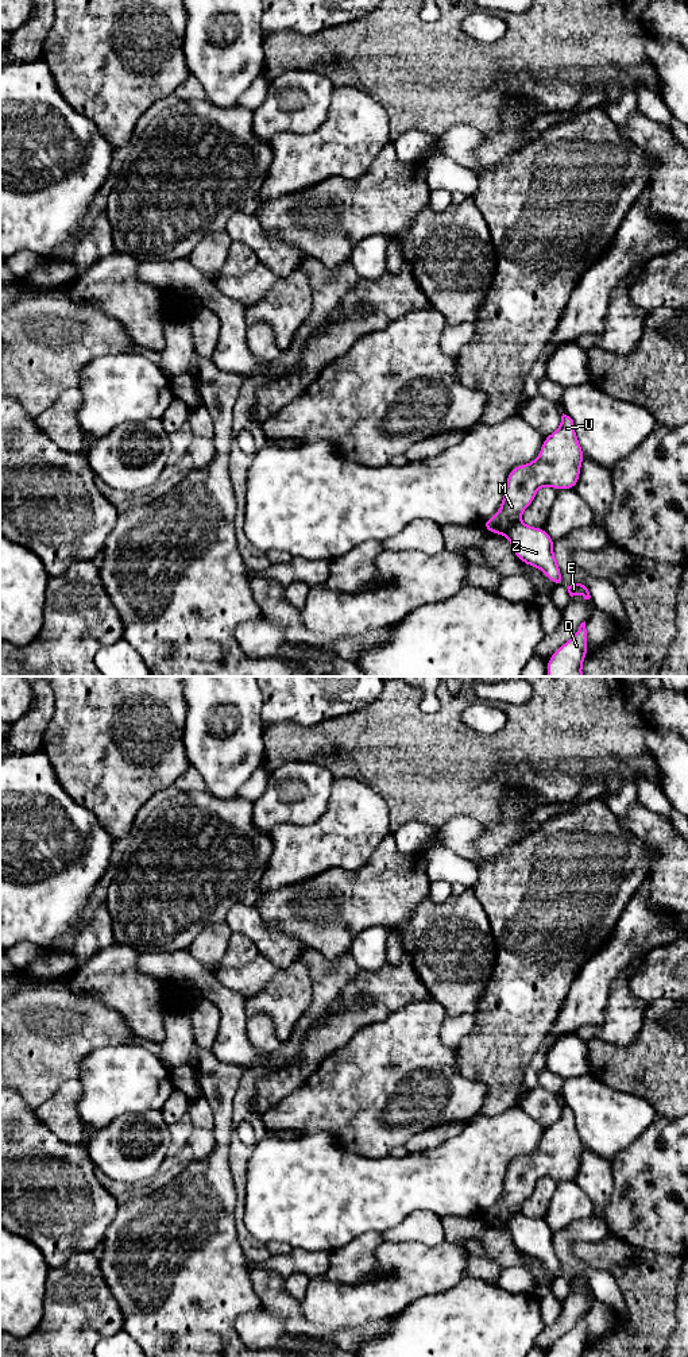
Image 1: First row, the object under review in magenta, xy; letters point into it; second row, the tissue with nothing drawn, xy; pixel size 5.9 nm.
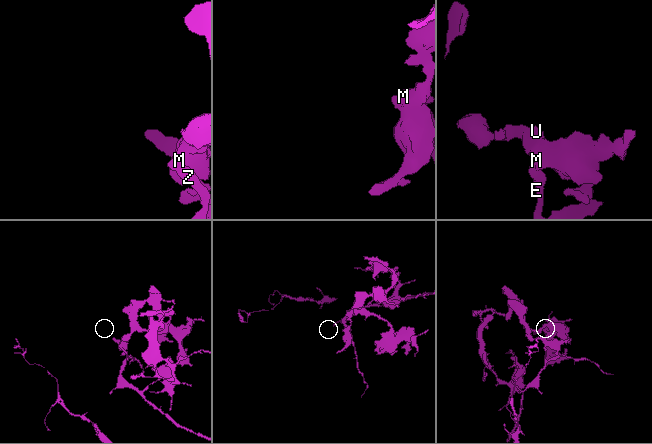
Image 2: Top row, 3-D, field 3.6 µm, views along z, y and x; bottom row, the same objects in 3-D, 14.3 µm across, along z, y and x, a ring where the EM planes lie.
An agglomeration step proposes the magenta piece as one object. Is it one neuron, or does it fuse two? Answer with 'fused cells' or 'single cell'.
fused cells

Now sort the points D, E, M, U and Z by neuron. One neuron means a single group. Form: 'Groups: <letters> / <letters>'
Groups: D E Z / M U

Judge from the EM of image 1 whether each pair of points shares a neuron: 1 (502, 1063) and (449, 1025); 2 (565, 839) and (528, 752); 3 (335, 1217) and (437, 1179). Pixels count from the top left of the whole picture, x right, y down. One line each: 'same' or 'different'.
1: different
2: different
3: same

